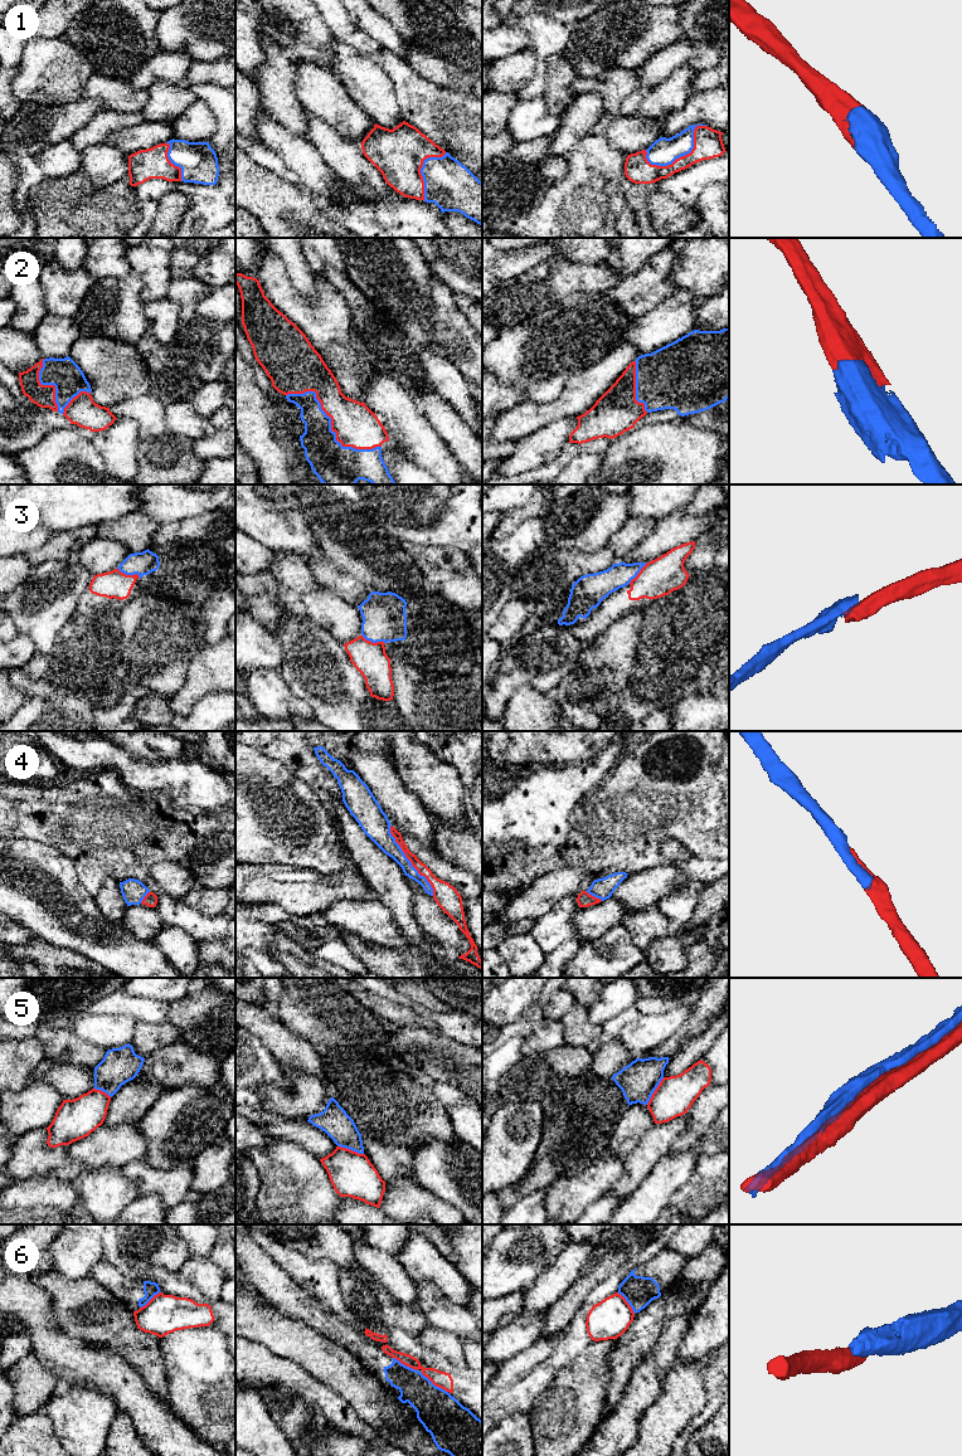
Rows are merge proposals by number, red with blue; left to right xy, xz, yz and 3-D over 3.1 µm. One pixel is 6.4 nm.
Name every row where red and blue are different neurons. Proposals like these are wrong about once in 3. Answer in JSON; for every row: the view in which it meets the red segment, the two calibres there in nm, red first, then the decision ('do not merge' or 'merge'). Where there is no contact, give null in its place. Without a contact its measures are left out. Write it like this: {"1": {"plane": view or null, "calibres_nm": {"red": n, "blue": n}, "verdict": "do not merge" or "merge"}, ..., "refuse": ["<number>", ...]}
{"1": {"plane": "yz", "calibres_nm": {"red": 190, "blue": 180}, "verdict": "merge"}, "2": {"plane": "xz", "calibres_nm": {"red": 280, "blue": 260}, "verdict": "merge"}, "3": {"plane": "xz", "calibres_nm": {"red": 220, "blue": 280}, "verdict": "do not merge"}, "4": {"plane": "xz", "calibres_nm": {"red": 90, "blue": 130}, "verdict": "merge"}, "5": {"plane": "yz", "calibres_nm": {"red": 240, "blue": 240}, "verdict": "do not merge"}, "6": {"plane": "xz", "calibres_nm": {"red": 110, "blue": 280}, "verdict": "do not merge"}, "refuse": ["3", "5", "6"]}

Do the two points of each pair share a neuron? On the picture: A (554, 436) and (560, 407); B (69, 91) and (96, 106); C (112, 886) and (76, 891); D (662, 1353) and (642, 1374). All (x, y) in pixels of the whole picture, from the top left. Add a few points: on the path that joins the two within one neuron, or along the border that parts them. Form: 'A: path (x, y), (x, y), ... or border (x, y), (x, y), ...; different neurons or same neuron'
A: border (576, 415), (553, 420), (530, 432); different neurons
B: border (82, 95), (73, 101), (54, 106); different neurons
C: border (93, 896), (96, 904); different neurons
D: path (659, 1358), (647, 1369); same neuron

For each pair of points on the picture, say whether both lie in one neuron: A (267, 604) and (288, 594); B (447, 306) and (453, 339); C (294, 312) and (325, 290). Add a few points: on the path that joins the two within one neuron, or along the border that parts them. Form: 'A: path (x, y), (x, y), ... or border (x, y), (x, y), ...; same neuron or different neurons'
A: border (271, 573), (276, 580), (278, 597), (287, 605); different neurons
B: path (447, 313), (452, 331); same neuron
C: path (302, 311), (310, 311), (322, 298); same neuron

